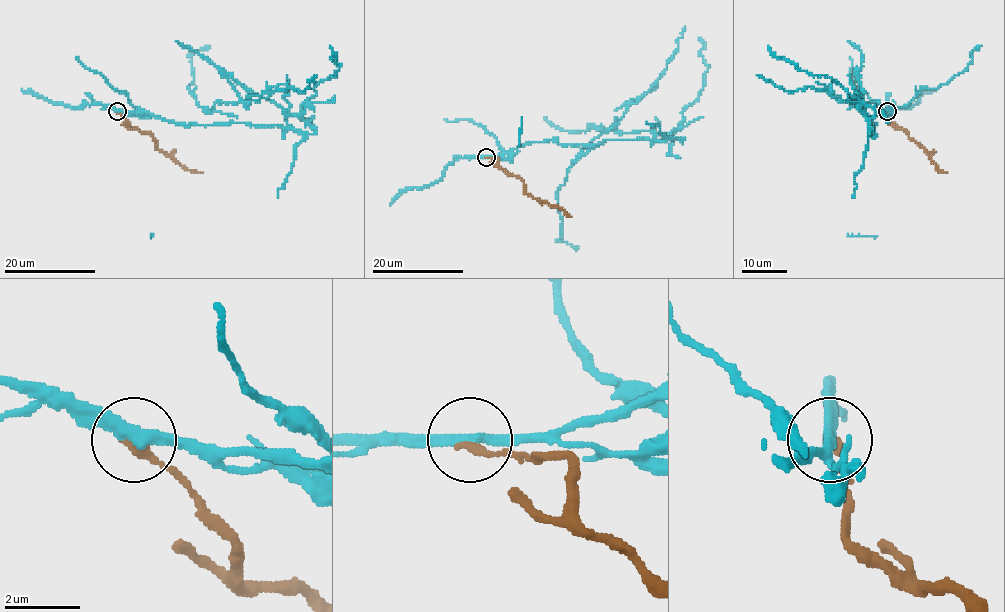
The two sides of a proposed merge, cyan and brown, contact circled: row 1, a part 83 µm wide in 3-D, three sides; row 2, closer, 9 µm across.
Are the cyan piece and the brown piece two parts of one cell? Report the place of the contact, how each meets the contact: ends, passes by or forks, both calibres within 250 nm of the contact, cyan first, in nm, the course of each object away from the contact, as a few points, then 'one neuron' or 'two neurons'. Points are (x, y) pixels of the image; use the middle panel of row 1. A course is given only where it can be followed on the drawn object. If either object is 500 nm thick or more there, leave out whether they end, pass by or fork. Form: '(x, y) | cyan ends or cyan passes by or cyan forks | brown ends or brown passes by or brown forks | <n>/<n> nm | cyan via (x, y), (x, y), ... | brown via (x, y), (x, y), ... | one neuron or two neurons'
(486, 157) | cyan passes by | brown ends | 280/280 nm | cyan via (486, 157), (548, 140), (659, 141), (654, 135), (598, 125), (607, 129), (557, 191), (559, 240), (576, 250) | brown via (486, 157), (496, 158), (499, 166), (520, 177), (526, 193), (571, 216) | two neurons

